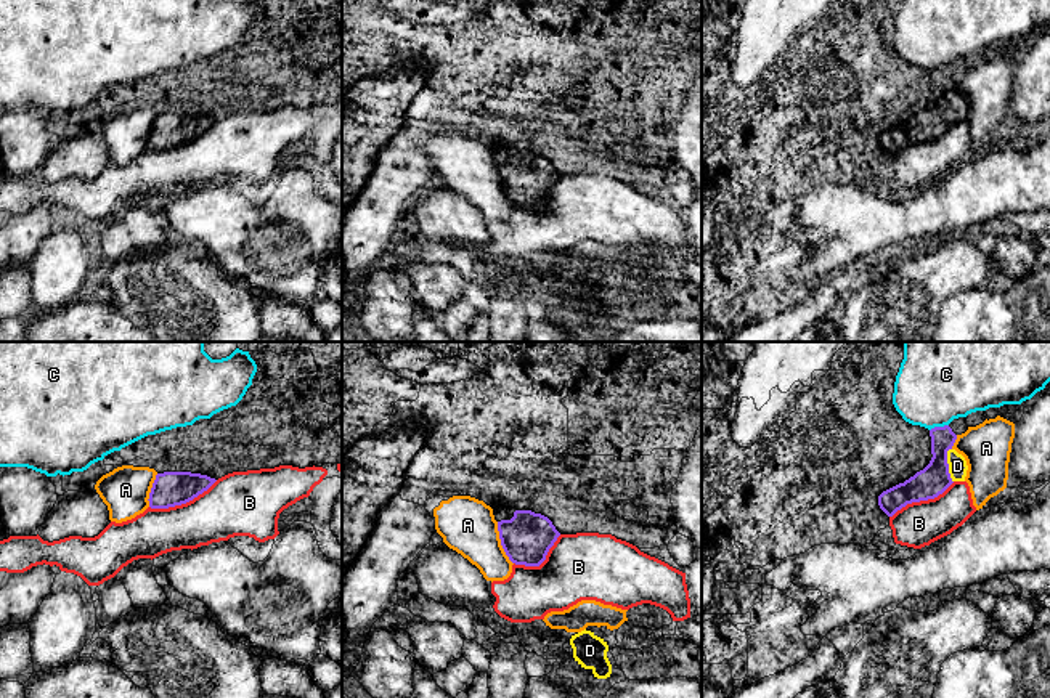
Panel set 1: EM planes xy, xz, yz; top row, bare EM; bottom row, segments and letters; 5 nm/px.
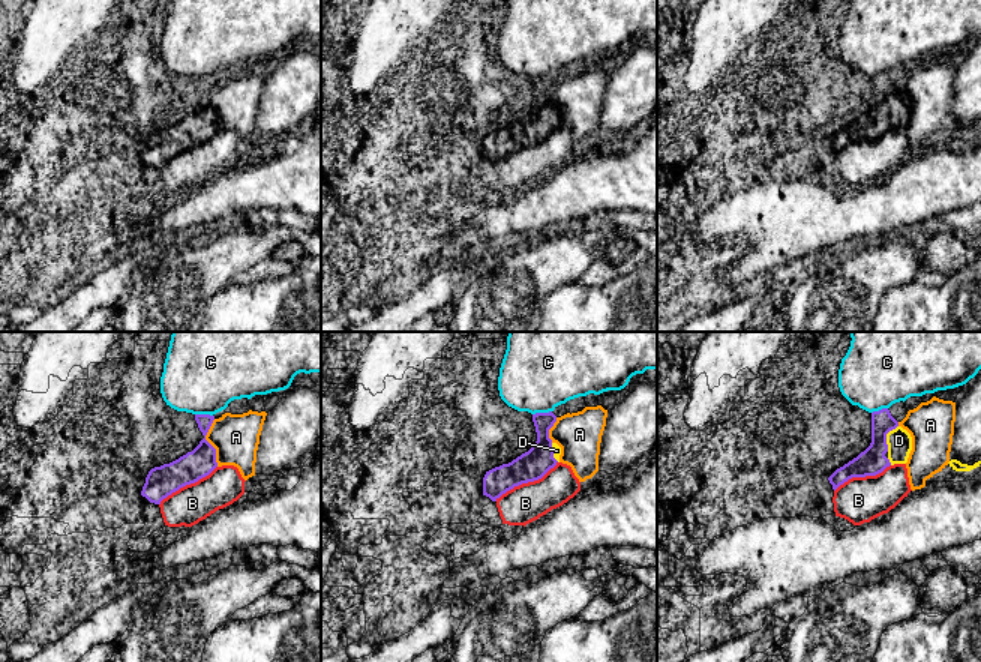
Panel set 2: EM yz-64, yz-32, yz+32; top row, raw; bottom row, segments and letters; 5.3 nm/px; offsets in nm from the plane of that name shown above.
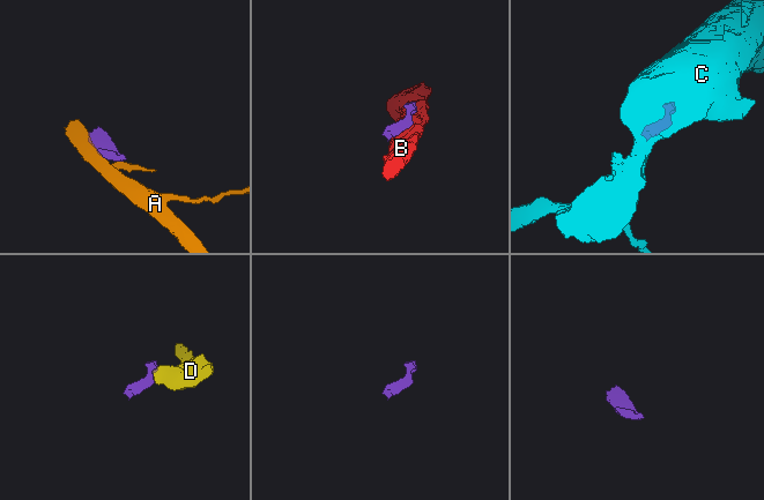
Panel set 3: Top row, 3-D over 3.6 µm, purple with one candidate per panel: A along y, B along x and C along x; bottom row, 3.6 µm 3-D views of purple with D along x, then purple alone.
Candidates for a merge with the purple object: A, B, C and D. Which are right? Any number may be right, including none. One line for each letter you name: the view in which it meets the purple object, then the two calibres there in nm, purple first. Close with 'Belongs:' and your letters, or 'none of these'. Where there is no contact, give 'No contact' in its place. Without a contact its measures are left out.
D: Touches purple in yz. Thickness 160 nm (purple) against 100 nm
Belongs: D

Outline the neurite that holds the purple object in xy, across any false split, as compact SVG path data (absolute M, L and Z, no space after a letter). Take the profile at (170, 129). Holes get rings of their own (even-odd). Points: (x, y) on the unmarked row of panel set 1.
M191 112L157 114L149 133L151 149L169 149L186 144L207 132L217 120Z

